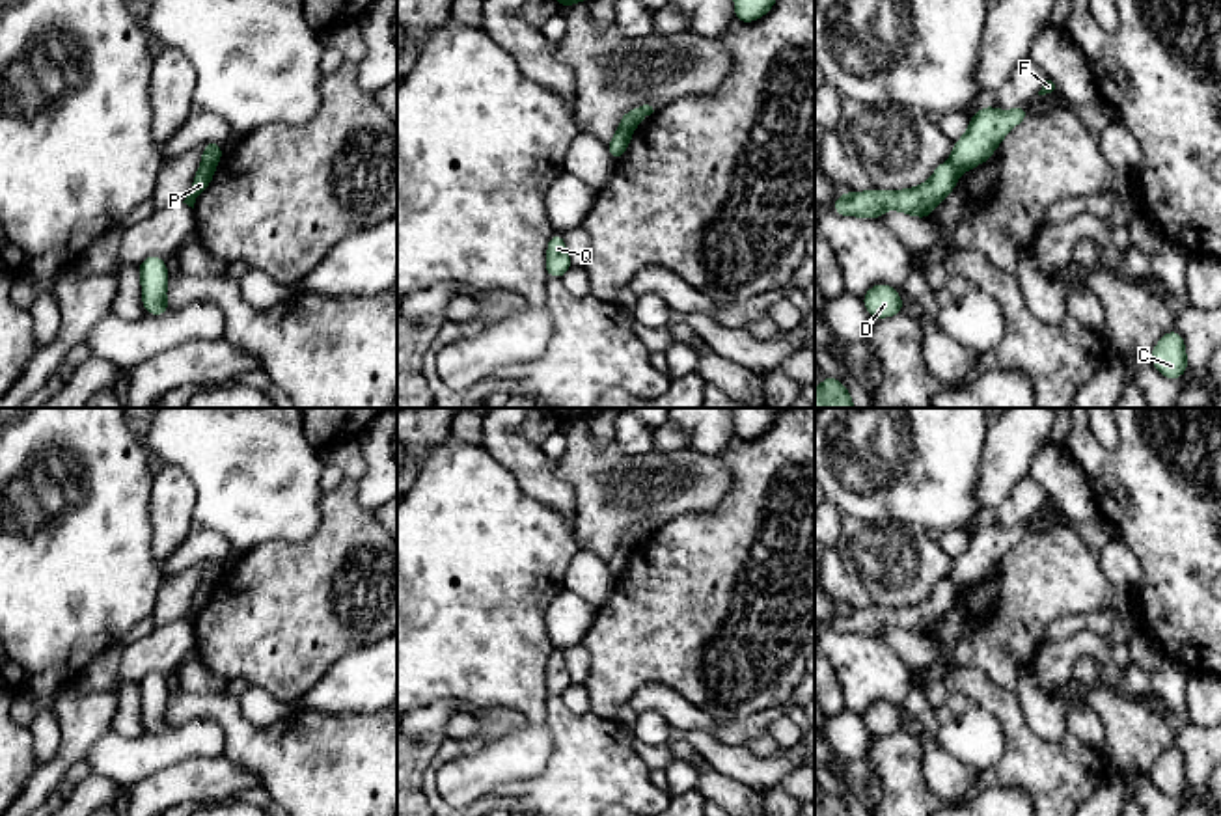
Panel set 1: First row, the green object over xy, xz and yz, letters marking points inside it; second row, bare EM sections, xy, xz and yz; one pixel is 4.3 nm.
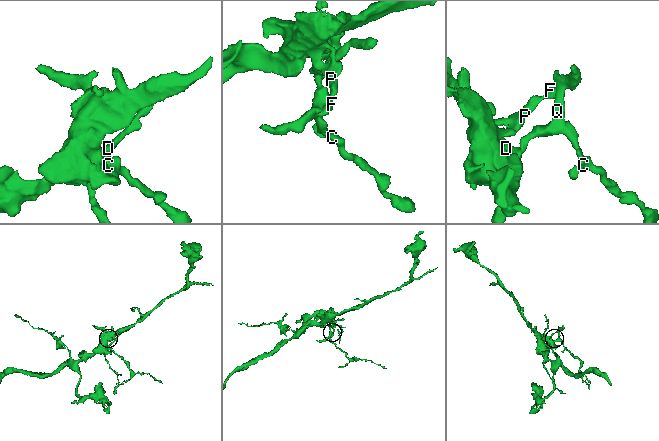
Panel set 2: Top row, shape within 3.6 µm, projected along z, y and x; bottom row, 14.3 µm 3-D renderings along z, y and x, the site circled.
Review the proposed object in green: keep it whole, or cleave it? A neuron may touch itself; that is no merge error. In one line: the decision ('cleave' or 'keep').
cleave

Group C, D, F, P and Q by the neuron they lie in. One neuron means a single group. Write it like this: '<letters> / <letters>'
C D F Q / P

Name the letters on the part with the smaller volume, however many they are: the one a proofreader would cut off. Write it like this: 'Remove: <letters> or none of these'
Remove: C, D, F, Q

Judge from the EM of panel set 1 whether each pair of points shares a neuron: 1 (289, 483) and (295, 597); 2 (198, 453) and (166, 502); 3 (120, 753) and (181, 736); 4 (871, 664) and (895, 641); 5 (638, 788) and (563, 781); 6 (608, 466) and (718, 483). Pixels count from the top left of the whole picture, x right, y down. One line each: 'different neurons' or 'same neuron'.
1: different neurons
2: different neurons
3: same neuron
4: different neurons
5: same neuron
6: same neuron

